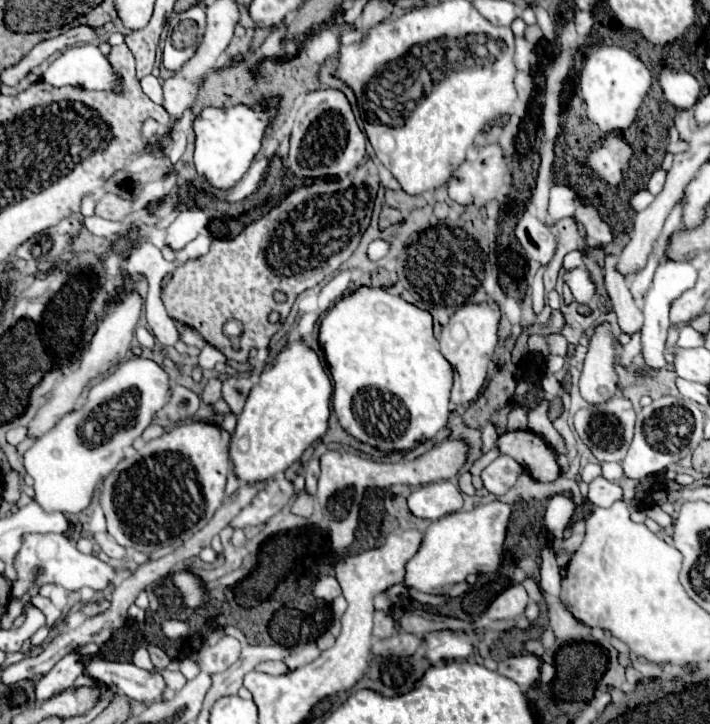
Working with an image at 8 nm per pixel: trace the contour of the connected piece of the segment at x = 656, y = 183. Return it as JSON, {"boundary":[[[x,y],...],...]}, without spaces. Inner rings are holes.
{"boundary":[[[657,168],[657,170],[653,172],[653,176],[651,176],[649,184],[647,184],[647,190],[649,190],[653,196],[661,192],[661,188],[663,188],[663,184],[665,184],[665,176],[667,176],[667,172],[665,172],[663,168]]]}

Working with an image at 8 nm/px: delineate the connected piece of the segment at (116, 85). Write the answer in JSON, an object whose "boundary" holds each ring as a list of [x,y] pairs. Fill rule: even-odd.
{"boundary":[[[83,44],[65,50],[51,62],[43,80],[53,86],[81,86],[85,90],[111,90],[123,94],[123,80],[101,54],[97,44]]]}

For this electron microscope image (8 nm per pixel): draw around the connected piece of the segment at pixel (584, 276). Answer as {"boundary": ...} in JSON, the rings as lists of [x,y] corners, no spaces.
{"boundary":[[[573,270],[573,272],[563,272],[563,280],[571,286],[573,298],[579,302],[579,312],[589,314],[589,302],[595,294],[595,284],[591,282],[589,274],[585,270]]]}

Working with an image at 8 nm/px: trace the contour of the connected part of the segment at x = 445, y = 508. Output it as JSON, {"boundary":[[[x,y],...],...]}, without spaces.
{"boundary":[[[439,480],[423,486],[409,496],[409,510],[427,520],[439,520],[447,514],[459,512],[463,508],[463,498],[459,486],[449,480]]]}

